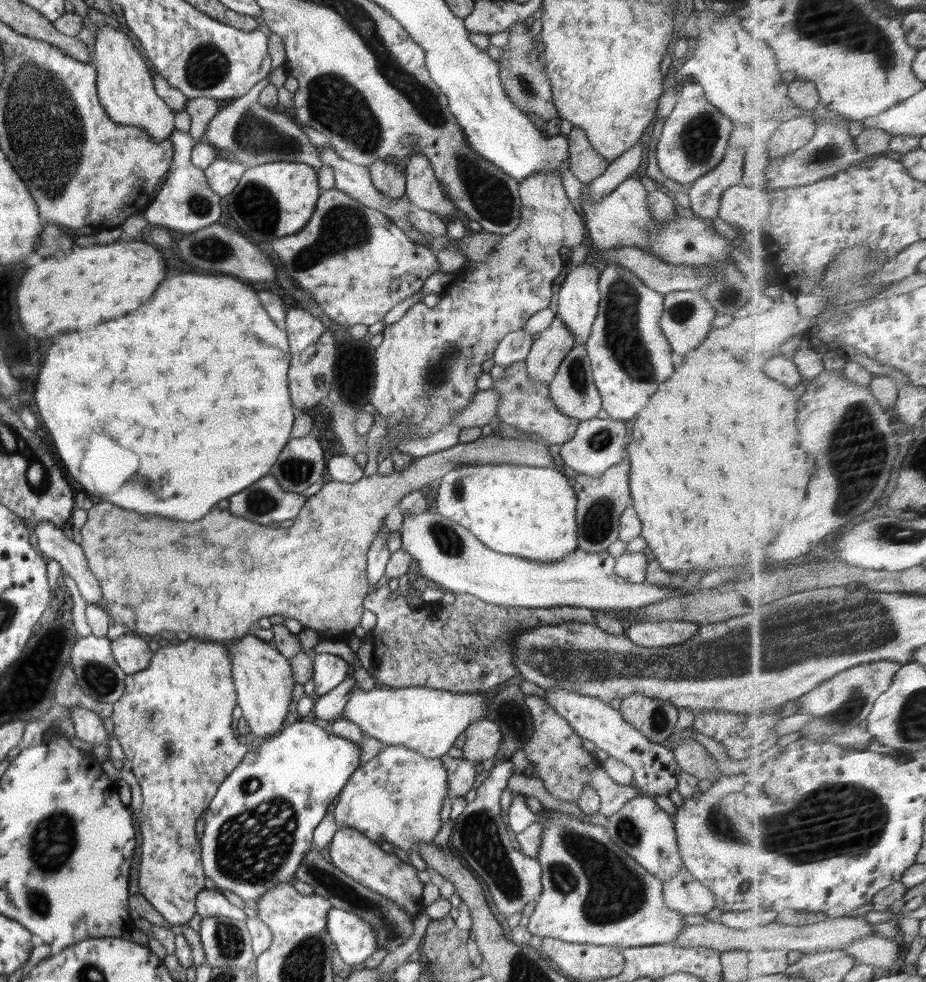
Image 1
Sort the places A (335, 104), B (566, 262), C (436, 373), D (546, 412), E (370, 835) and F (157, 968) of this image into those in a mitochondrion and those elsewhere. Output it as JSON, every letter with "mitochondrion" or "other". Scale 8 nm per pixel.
{"A":"mitochondrion","B":"other","C":"mitochondrion","D":"other","E":"other","F":"other"}

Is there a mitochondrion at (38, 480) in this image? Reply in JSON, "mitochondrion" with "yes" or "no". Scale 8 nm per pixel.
{"mitochondrion":"yes"}

